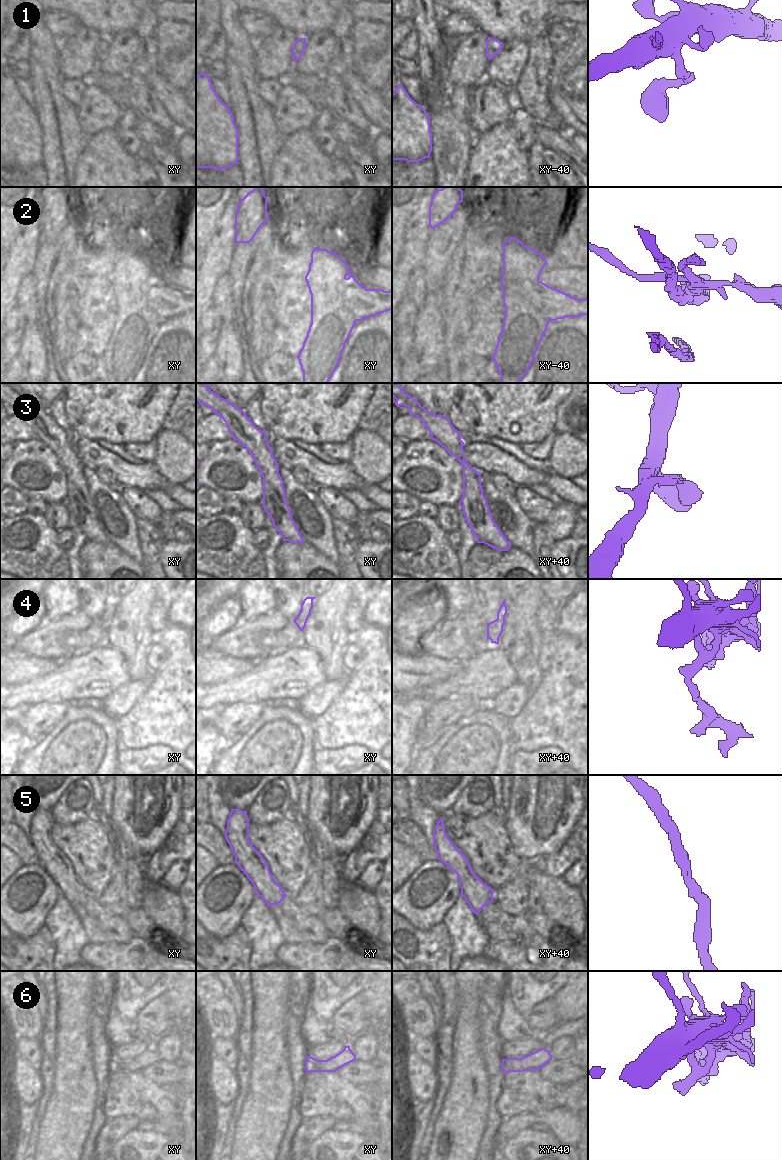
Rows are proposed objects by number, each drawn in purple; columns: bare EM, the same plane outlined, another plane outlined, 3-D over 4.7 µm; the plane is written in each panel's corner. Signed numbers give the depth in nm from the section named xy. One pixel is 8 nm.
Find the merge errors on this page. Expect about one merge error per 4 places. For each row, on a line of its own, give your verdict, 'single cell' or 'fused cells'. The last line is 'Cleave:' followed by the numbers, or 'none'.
1: single cell
2: fused cells
3: single cell
4: fused cells
5: single cell
6: single cell
Cleave: 2, 4

